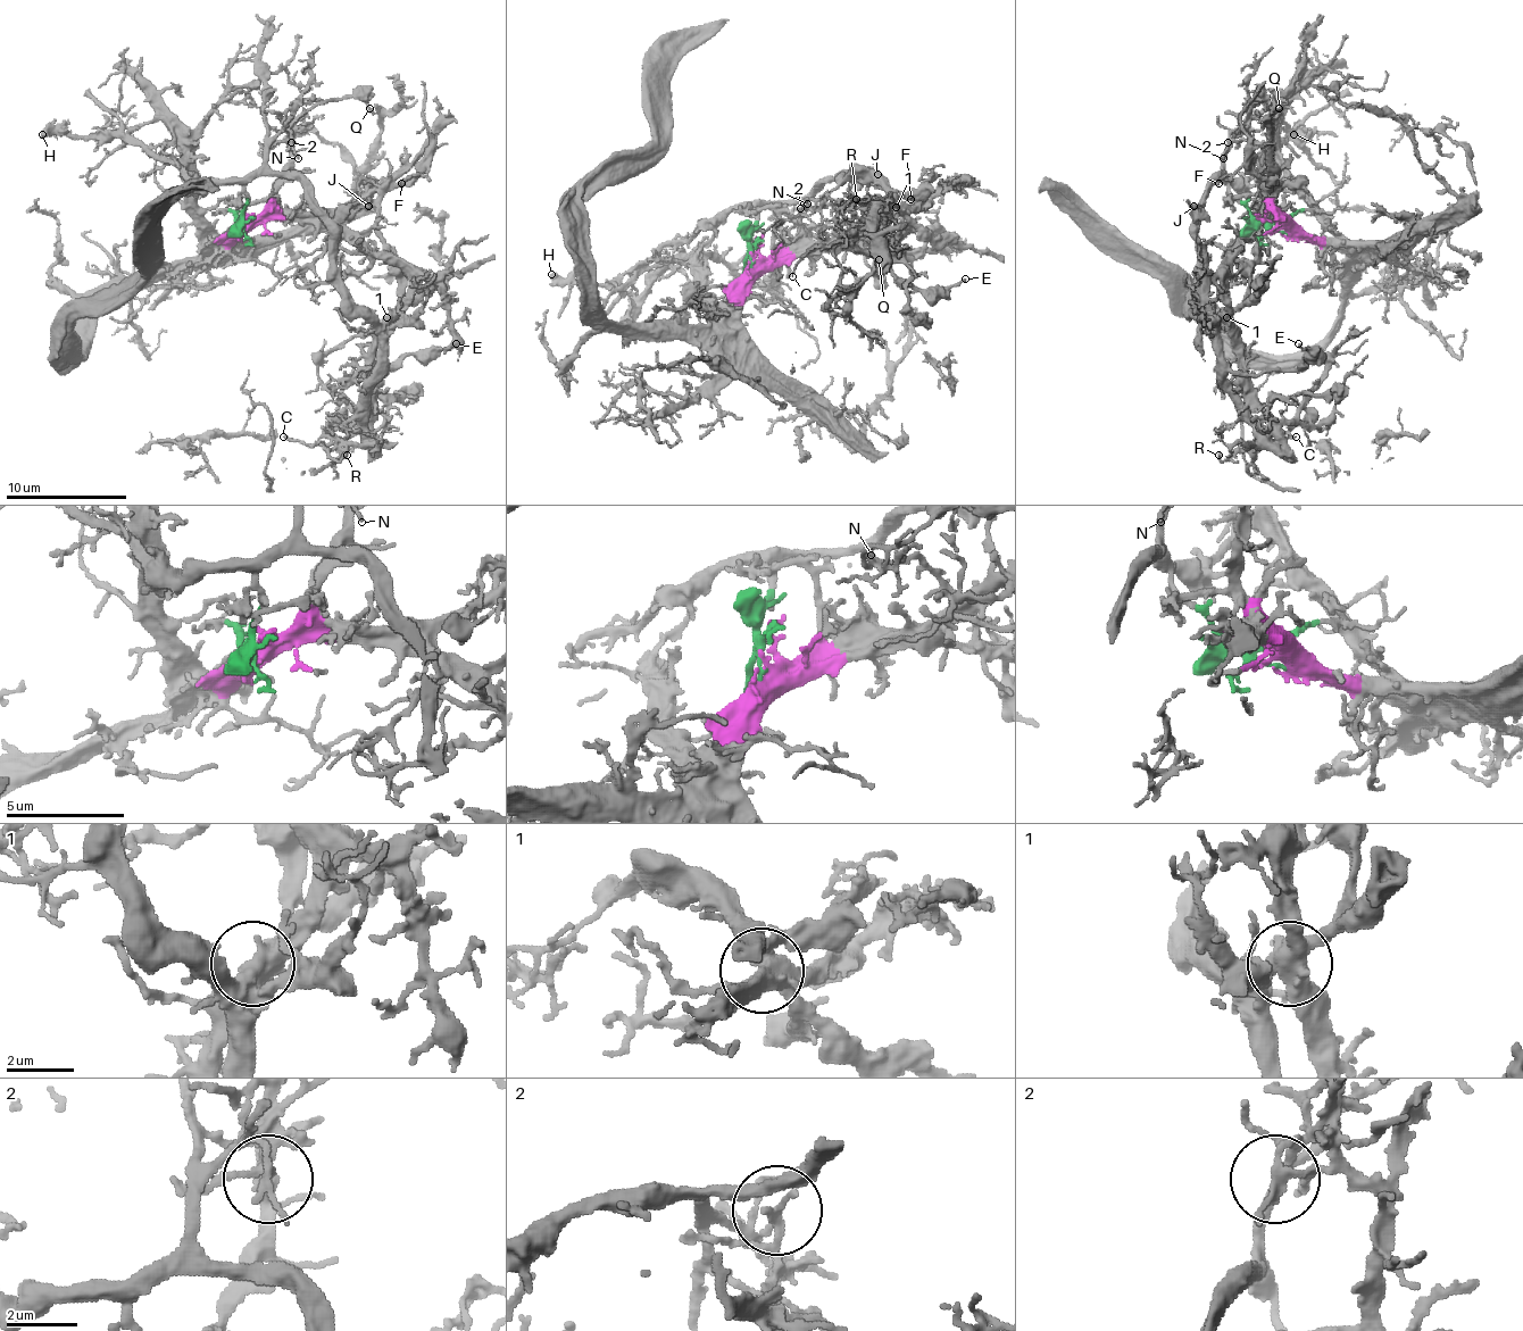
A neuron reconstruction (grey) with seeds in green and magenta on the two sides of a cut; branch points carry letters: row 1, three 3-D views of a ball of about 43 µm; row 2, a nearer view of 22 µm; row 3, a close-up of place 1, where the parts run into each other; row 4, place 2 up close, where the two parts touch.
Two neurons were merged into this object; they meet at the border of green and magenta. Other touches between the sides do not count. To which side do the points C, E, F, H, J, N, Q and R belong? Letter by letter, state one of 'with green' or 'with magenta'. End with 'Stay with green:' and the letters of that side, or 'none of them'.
C: with green
E: with green
F: with green
H: with green
J: with green
N: with green
Q: with green
R: with green
Stay with green: C, E, F, H, J, N, Q, R

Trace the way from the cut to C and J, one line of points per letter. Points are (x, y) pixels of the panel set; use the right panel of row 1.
C: (1278, 232), (1221, 174), (1199, 230), (1193, 314), (1217, 344), (1226, 393), (1268, 432), (1263, 441), (1296, 435)
J: (1278, 232), (1230, 190), (1221, 174), (1199, 217), (1193, 205)

